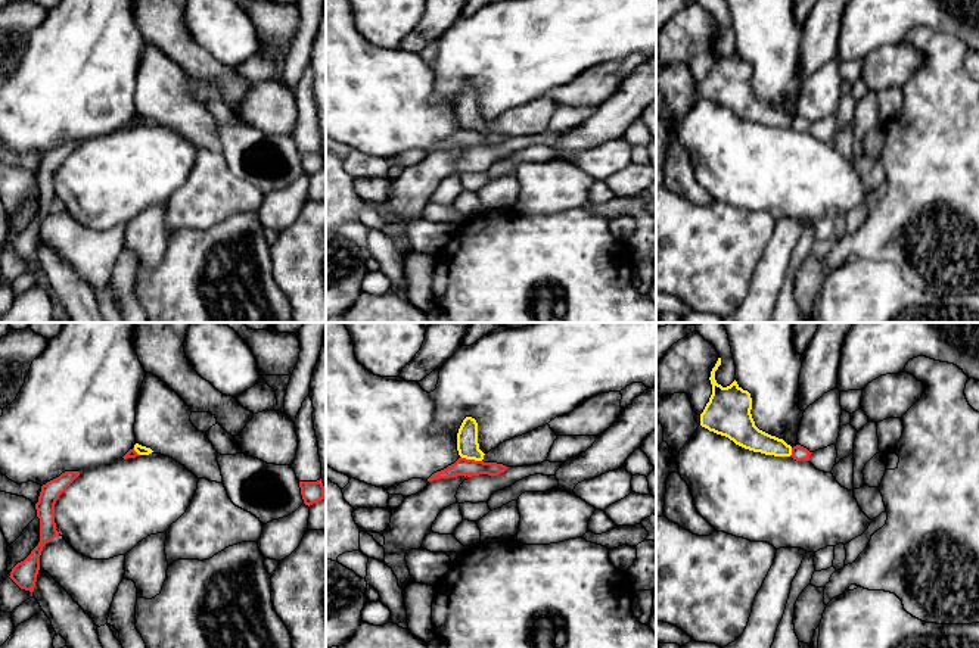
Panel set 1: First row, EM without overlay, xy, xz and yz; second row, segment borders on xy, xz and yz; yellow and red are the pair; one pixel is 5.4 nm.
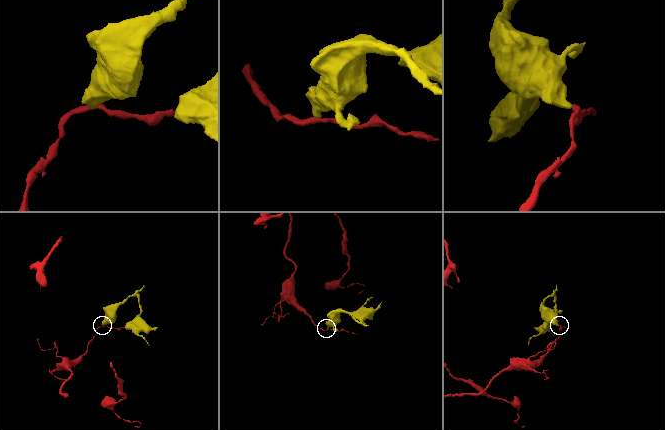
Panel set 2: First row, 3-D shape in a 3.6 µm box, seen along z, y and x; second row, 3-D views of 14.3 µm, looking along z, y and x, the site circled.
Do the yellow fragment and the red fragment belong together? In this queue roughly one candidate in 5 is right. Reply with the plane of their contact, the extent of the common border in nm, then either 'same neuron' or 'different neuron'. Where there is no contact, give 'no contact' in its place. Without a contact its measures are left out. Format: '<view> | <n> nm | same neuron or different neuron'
xz | 120 nm | different neuron

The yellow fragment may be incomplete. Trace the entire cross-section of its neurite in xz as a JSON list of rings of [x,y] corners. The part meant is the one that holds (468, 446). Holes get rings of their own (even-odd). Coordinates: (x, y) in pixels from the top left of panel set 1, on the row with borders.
[[[466,417],[457,433],[457,451],[461,458],[482,461],[484,452],[478,443],[478,423],[472,417]]]

